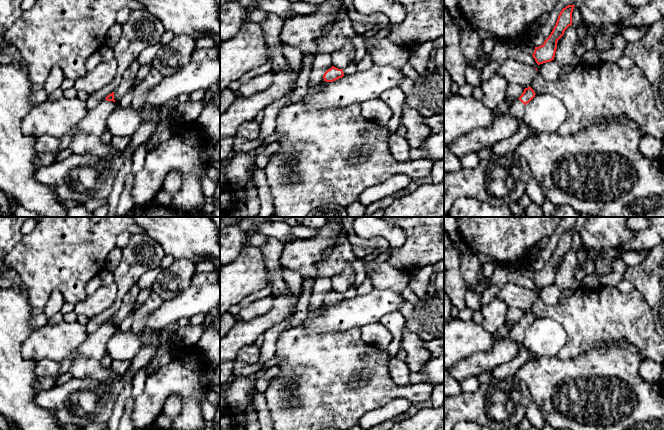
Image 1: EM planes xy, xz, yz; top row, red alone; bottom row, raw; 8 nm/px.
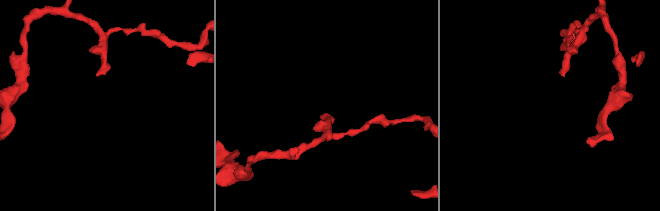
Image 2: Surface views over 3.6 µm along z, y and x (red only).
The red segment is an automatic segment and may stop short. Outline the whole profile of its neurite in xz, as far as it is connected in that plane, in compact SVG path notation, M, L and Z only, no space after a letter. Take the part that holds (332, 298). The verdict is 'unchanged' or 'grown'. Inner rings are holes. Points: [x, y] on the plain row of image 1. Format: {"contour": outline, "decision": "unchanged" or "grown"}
{"contour": "M332 290L330 293L328 293L324 299L323 299L323 303L326 306L333 306L339 302L342 302L344 300L343 294L342 293L338 293L334 290Z", "decision": "unchanged"}

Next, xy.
{"contour": "M112 316L97 331L90 334L72 355L59 362L60 370L57 377L39 377L35 384L36 388L39 391L53 388L56 385L57 378L69 372L73 361L79 357L89 357L100 361L107 353L108 340L117 330L114 324L114 316Z", "decision": "grown"}

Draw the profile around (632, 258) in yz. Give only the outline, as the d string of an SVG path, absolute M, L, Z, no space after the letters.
M631 251L631 252L628 252L628 253L624 254L623 260L624 260L627 267L628 266L636 266L642 260L645 259L647 254L648 254L648 251L644 251L644 252Z

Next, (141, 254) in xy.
M146 233L132 234L128 244L121 249L119 264L109 270L118 286L117 298L103 312L88 319L86 330L92 334L115 315L122 304L122 298L147 271L159 269L165 252L161 245Z

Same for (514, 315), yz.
M509 307L505 323L510 327L519 324L519 321L524 316L524 313L525 312L521 309Z

